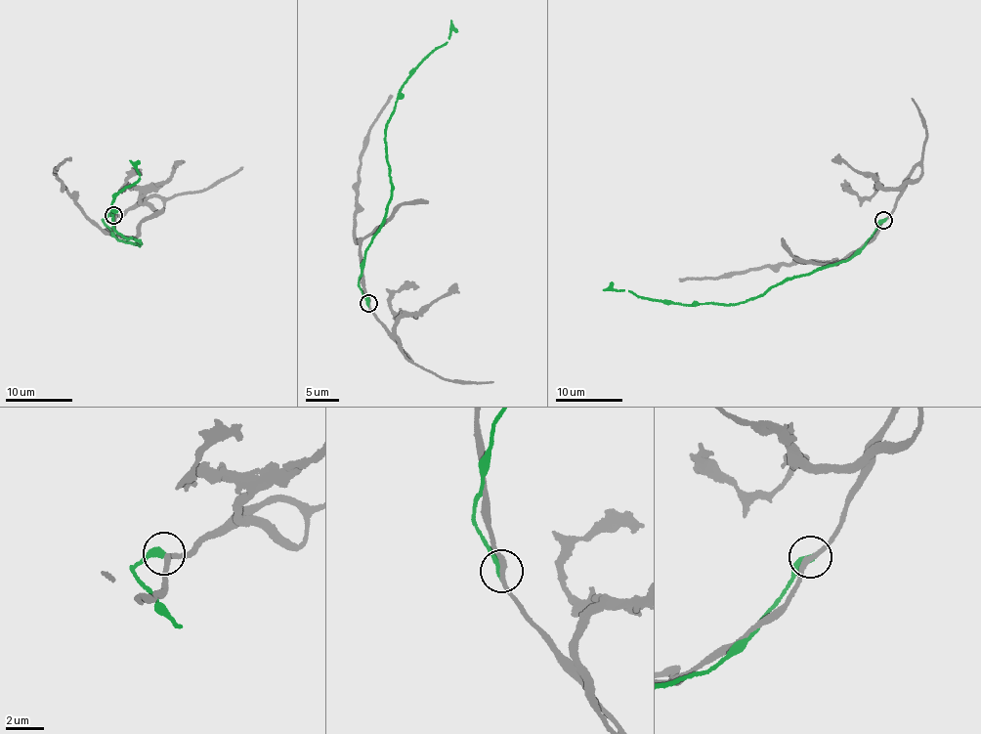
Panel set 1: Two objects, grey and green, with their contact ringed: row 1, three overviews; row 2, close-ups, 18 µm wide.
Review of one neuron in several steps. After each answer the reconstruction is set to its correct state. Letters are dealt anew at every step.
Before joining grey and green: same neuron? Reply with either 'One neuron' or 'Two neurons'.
Two neurons

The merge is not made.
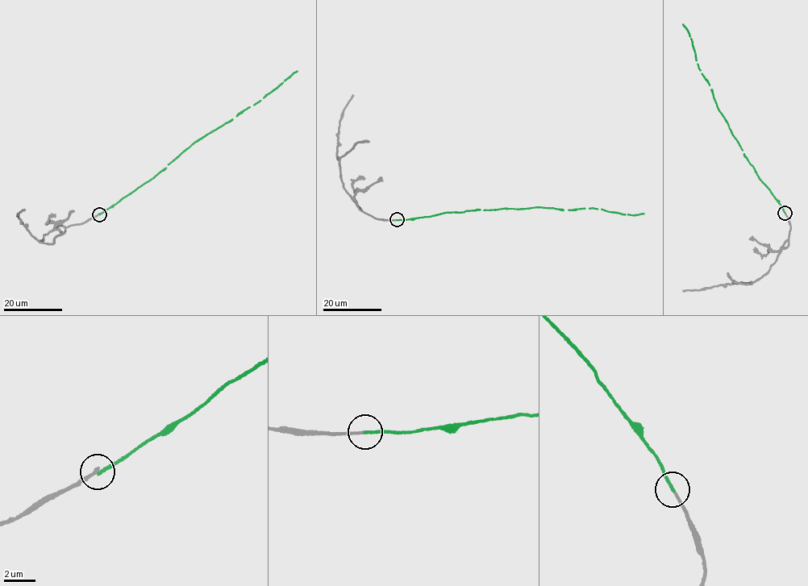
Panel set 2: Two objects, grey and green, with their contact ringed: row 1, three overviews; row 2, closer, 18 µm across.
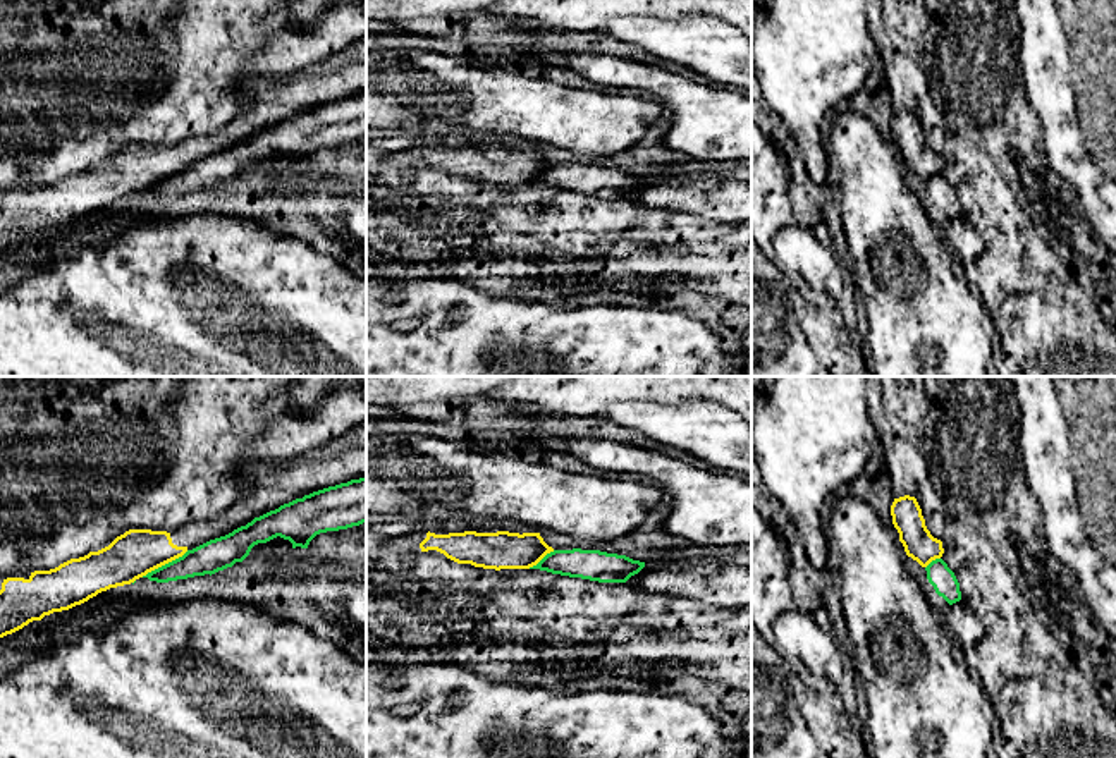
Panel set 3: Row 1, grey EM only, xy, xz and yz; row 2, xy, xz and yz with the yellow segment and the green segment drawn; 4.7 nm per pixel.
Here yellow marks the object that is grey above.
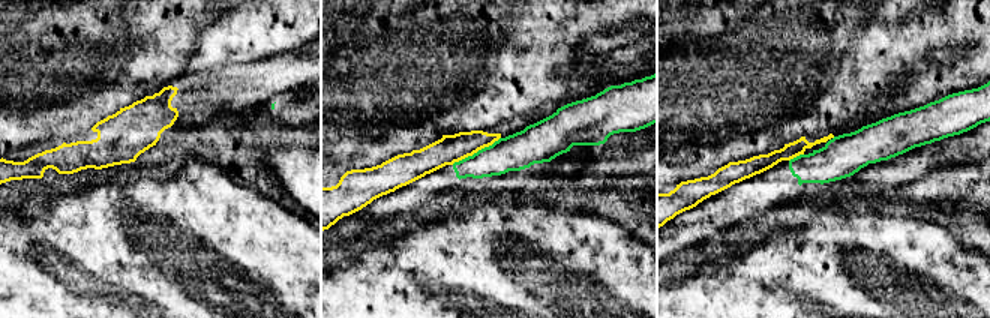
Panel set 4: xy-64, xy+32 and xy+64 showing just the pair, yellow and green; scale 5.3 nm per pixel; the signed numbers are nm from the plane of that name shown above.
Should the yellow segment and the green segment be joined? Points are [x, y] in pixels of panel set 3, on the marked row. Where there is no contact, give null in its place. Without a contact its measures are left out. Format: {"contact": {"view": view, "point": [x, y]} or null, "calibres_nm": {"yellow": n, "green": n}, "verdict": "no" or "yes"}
{"contact": {"view": "xy", "point": [164, 564]}, "calibres_nm": {"yellow": 220, "green": 150}, "verdict": "no"}

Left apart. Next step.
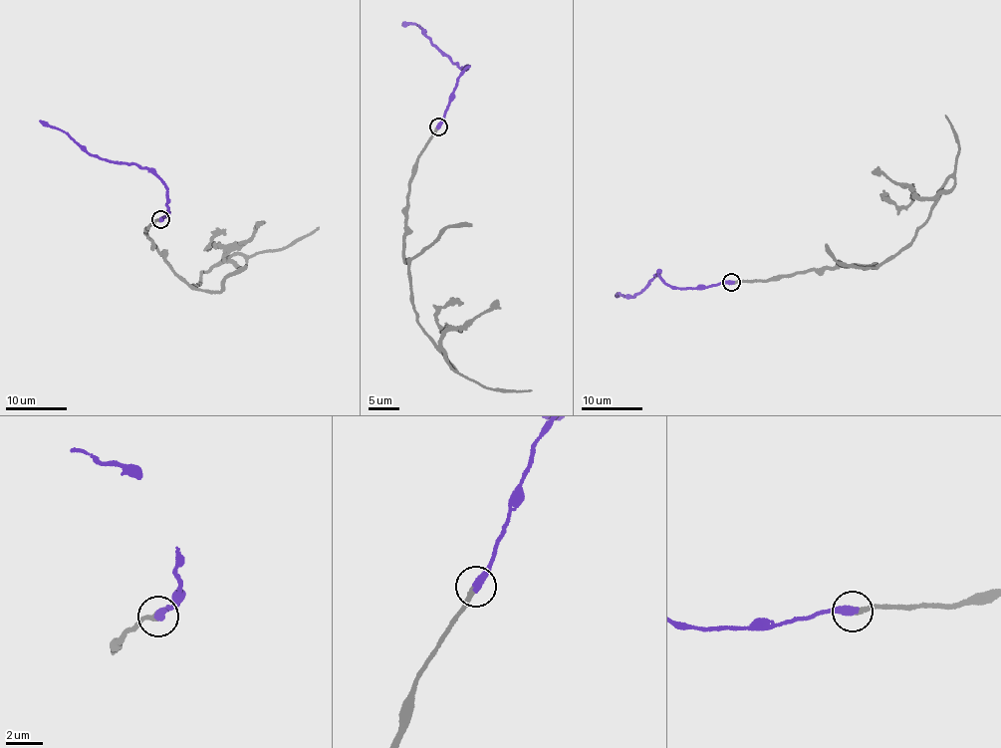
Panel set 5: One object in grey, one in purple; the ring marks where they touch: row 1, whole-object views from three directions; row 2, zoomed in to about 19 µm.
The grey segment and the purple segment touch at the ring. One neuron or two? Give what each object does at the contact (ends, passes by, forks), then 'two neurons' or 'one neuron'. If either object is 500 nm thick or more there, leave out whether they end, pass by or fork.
grey ends; purple ends; one neuron

